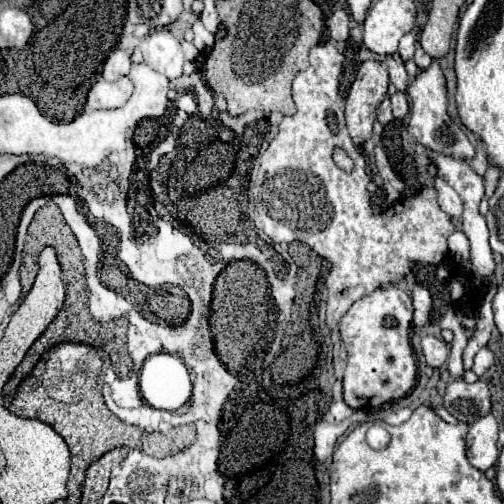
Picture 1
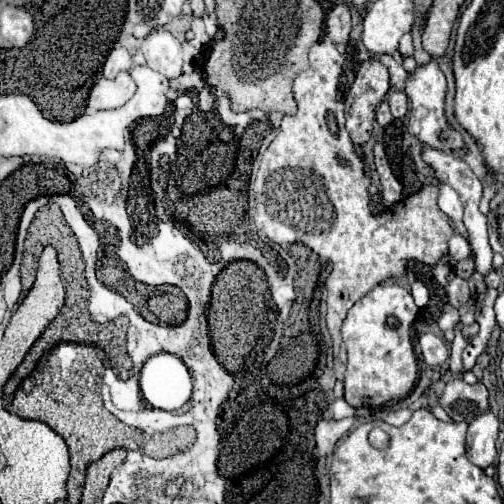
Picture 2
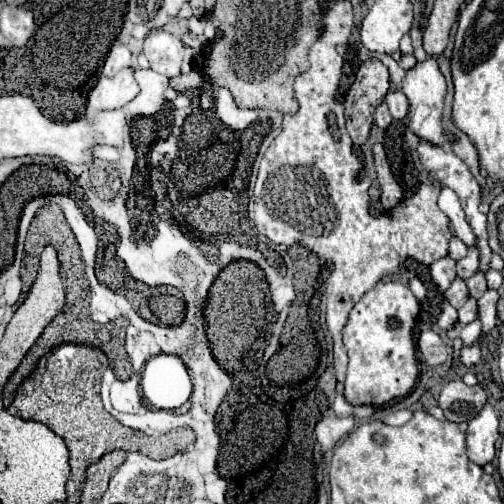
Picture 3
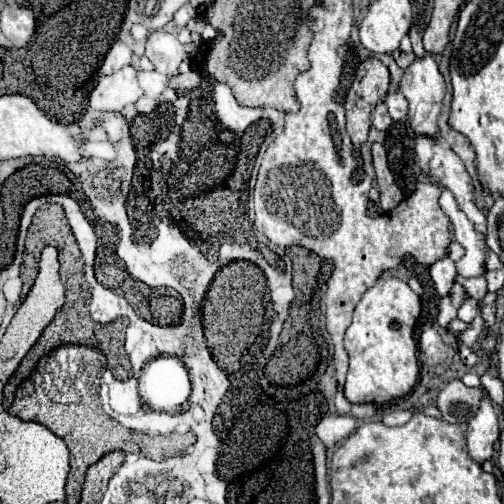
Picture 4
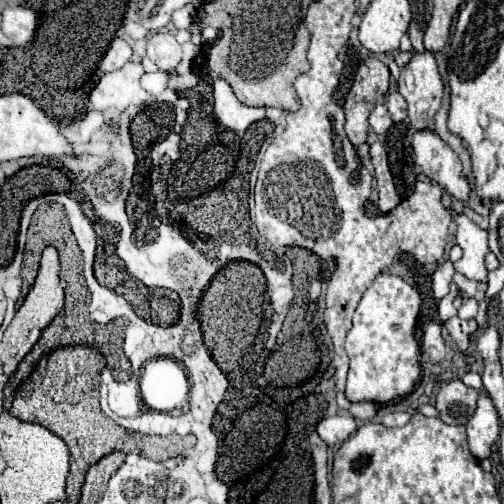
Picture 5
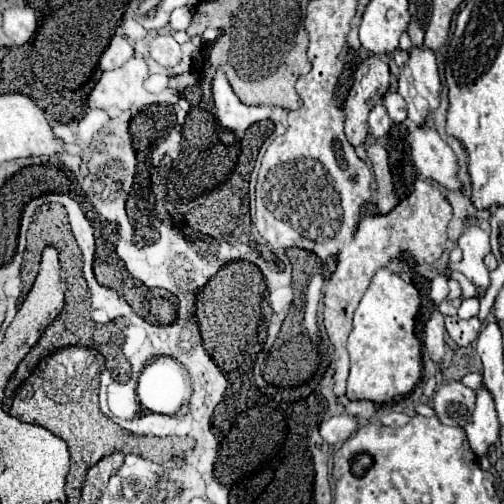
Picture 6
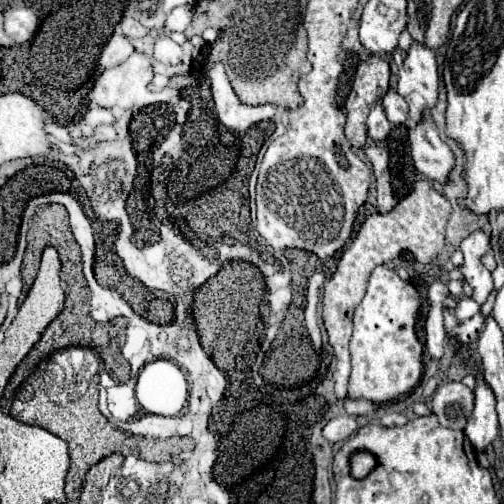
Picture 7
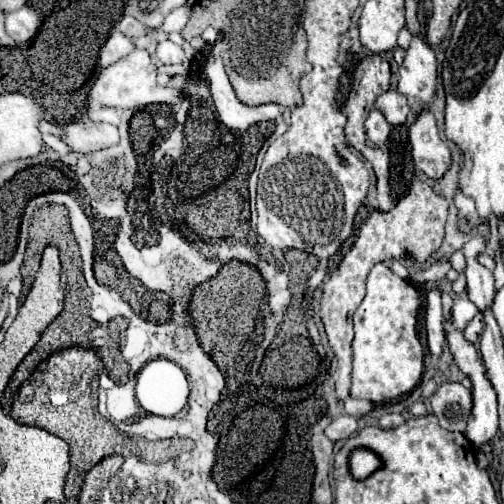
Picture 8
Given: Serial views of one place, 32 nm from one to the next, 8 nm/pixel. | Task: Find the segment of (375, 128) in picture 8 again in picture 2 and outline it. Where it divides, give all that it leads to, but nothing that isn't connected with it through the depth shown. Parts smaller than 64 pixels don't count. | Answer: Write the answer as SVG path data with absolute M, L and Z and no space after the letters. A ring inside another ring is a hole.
M386 100L378 106L378 110L376 110L376 120L378 120L380 126L388 126L388 124L394 120L392 114L390 114L390 106L388 106Z

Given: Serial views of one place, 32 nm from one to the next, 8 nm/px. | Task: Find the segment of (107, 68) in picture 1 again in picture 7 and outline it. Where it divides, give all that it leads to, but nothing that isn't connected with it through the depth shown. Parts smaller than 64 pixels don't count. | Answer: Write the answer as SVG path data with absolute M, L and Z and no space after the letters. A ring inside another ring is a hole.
M114 34L110 38L110 42L106 44L106 48L102 50L102 56L100 56L98 64L102 68L114 68L114 66L122 64L132 52L134 52L134 46L130 44L130 40L126 36Z

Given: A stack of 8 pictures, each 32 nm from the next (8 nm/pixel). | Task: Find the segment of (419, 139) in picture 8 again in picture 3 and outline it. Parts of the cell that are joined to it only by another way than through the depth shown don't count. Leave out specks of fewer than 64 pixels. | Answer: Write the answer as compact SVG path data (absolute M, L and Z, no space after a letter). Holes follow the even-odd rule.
M420 142L420 146L418 146L418 154L420 154L420 162L422 162L422 166L432 174L432 178L438 180L440 184L452 188L452 190L458 194L458 198L460 198L460 202L462 202L462 208L464 208L464 212L466 212L466 220L468 220L468 224L470 224L470 228L472 228L472 232L474 232L474 236L476 236L476 248L478 248L478 252L480 252L480 272L486 274L486 272L490 270L492 250L490 250L490 246L488 246L486 216L478 210L478 204L480 204L480 192L482 192L478 180L470 174L468 166L466 166L456 154L452 154L450 150L442 148L442 146L432 146L432 144L428 144L428 142Z

